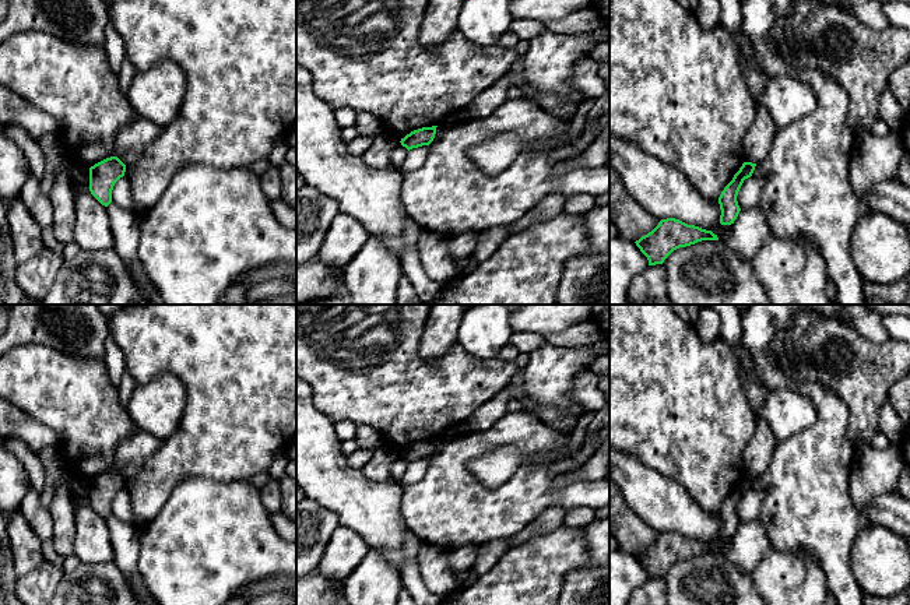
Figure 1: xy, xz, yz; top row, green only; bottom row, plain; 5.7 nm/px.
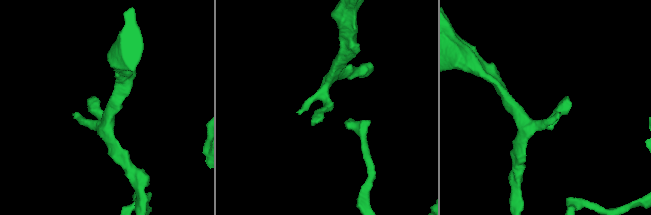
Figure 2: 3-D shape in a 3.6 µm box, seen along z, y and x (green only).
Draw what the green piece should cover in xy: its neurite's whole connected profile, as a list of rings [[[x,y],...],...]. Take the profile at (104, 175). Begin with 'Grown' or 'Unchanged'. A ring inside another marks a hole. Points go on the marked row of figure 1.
Unchanged. [[[106,158],[89,168],[89,191],[105,207],[112,203],[115,183],[124,176],[126,165],[117,158]]]

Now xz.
Unchanged. [[[438,126],[422,127],[422,129],[414,130],[410,134],[407,134],[404,138],[401,138],[400,143],[408,151],[412,148],[422,147],[422,145],[429,145],[435,138],[436,127]]]

